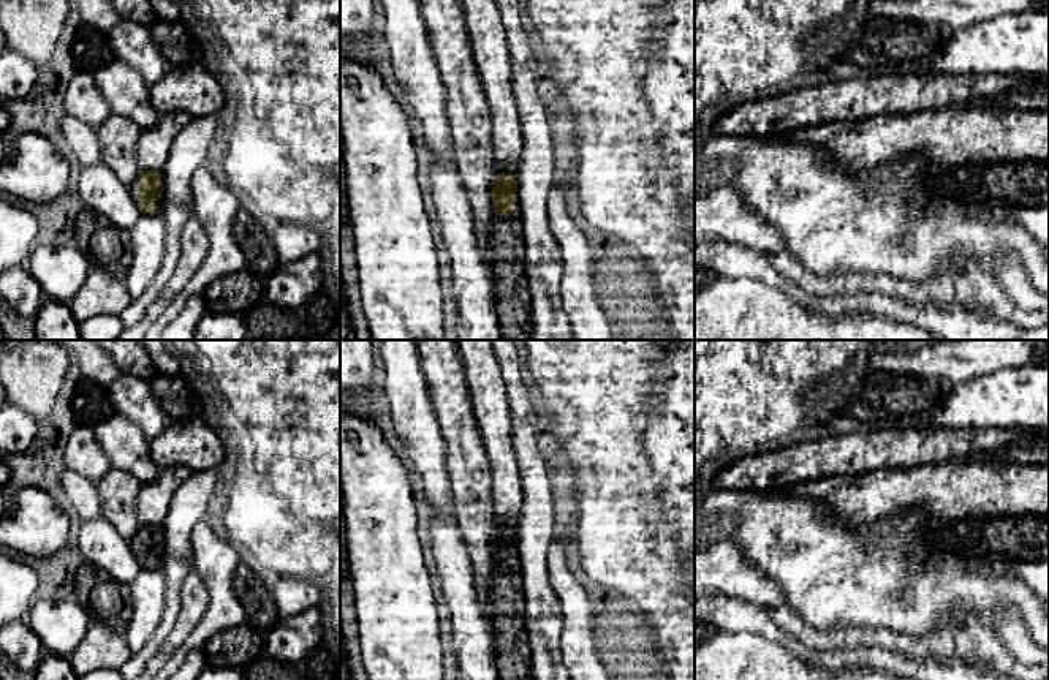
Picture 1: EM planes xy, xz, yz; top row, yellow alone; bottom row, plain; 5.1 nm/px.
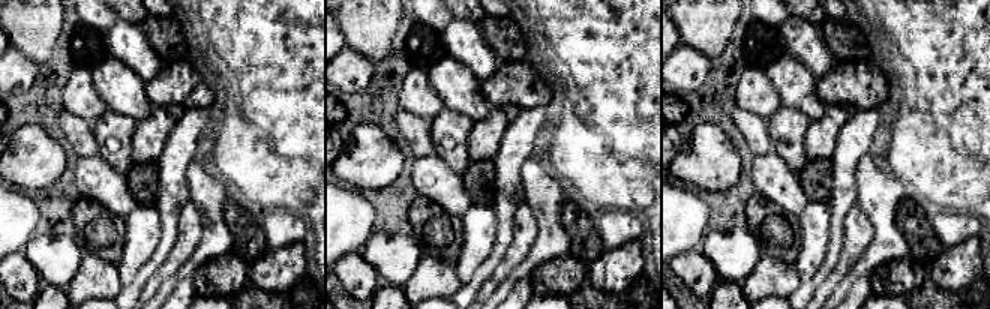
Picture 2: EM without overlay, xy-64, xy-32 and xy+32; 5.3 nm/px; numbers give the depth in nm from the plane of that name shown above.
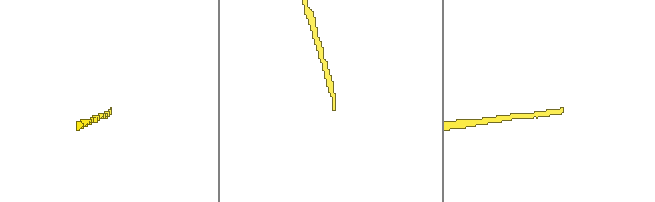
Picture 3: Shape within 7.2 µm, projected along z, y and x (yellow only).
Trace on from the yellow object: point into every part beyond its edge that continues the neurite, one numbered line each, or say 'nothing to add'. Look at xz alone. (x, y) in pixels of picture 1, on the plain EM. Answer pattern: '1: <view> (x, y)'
1: xz (507, 598)

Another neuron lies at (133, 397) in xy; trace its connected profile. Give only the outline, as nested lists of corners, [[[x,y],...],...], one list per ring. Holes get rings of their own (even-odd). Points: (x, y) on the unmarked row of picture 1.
[[[122,373],[108,389],[116,411],[136,424],[149,440],[157,438],[166,429],[169,419],[149,381]]]

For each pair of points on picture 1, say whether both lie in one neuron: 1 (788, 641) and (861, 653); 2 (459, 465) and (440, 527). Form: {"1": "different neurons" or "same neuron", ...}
{"1": "same neuron", "2": "different neurons"}

